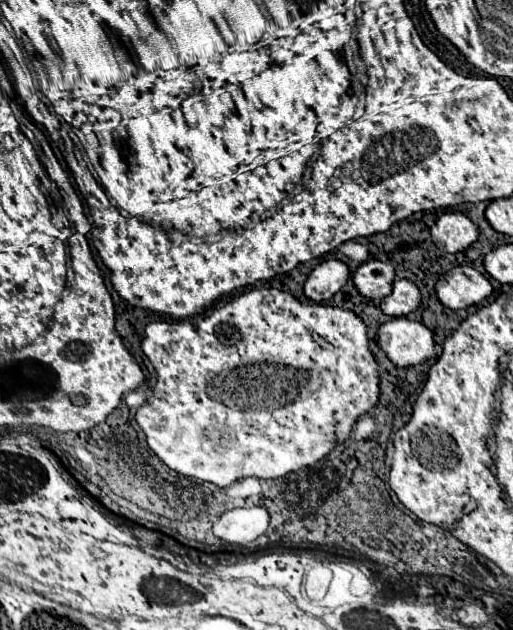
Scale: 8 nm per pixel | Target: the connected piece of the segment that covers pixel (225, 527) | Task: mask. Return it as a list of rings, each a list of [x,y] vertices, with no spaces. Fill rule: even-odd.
[[[264,507],[232,509],[220,517],[212,533],[222,541],[228,541],[234,545],[246,545],[258,539],[262,533],[266,533],[268,521],[270,521],[270,515]]]

